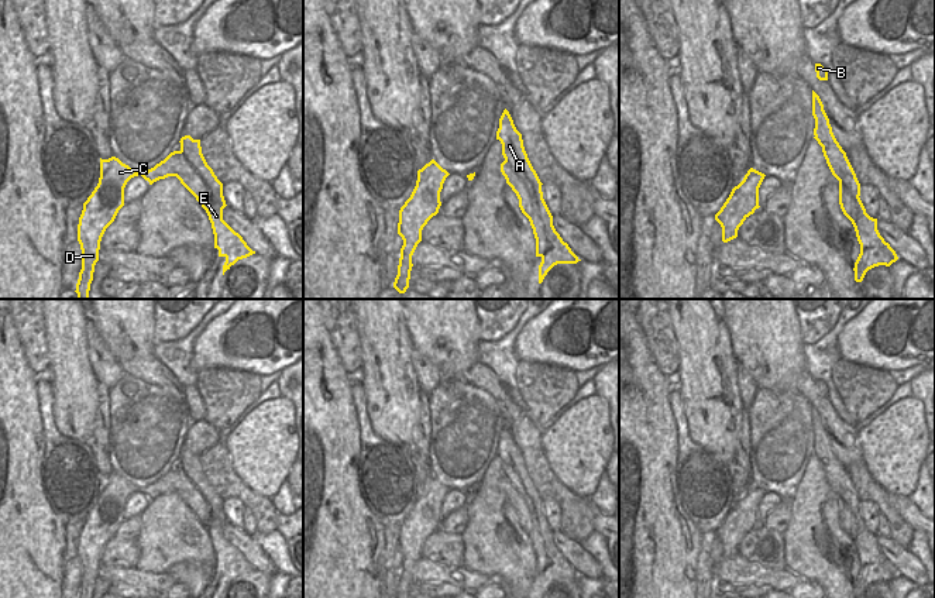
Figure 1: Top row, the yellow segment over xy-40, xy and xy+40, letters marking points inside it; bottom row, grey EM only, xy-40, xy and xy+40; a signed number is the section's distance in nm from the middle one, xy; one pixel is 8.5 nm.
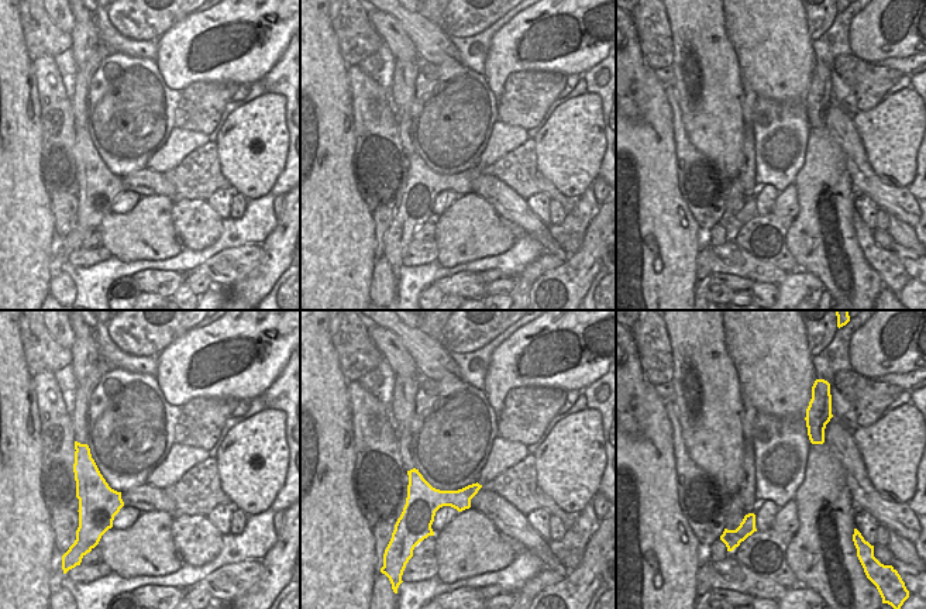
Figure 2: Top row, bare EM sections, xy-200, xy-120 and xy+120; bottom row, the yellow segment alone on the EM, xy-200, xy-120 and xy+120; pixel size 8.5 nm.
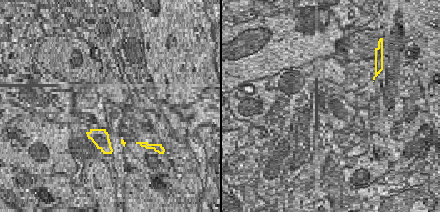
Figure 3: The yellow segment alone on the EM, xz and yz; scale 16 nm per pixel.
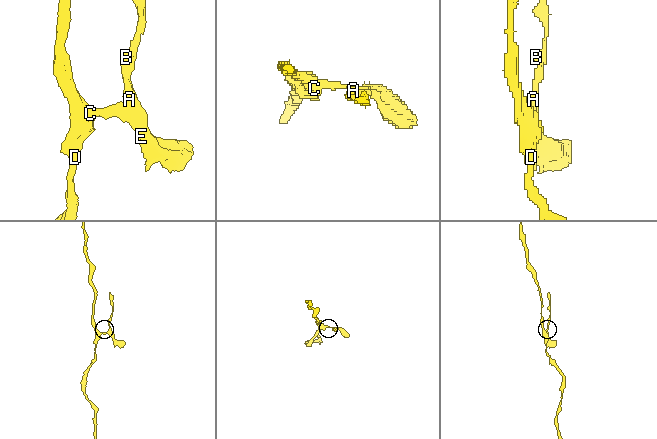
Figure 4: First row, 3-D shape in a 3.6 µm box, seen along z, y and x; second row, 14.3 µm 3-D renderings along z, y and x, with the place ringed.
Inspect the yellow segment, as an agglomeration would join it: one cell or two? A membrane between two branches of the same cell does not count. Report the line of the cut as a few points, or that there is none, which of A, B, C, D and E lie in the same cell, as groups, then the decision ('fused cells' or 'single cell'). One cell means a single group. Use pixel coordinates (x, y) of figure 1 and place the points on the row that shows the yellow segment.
cut xy-40 (179, 151), (202, 177), (212, 199), (219, 206); groups A B / C D E; fused cells

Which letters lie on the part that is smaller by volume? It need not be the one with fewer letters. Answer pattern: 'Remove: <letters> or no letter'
Remove: A, B

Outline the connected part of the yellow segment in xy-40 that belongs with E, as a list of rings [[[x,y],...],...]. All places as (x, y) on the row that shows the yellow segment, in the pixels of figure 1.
[[[181,151],[171,152],[164,161],[148,171],[135,171],[116,157],[109,159],[100,158],[99,183],[83,203],[78,224],[78,241],[82,250],[82,269],[75,291],[78,299],[89,299],[102,237],[124,206],[124,188],[127,182],[138,175],[148,181],[149,185],[168,176],[176,176],[196,197],[212,223],[214,248],[219,250],[219,257],[226,258],[223,275],[238,260],[255,254],[243,237],[223,220],[223,209],[227,206],[226,200],[220,205],[213,202],[212,192],[203,176]]]

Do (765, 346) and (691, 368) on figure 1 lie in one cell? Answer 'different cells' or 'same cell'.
different cells

